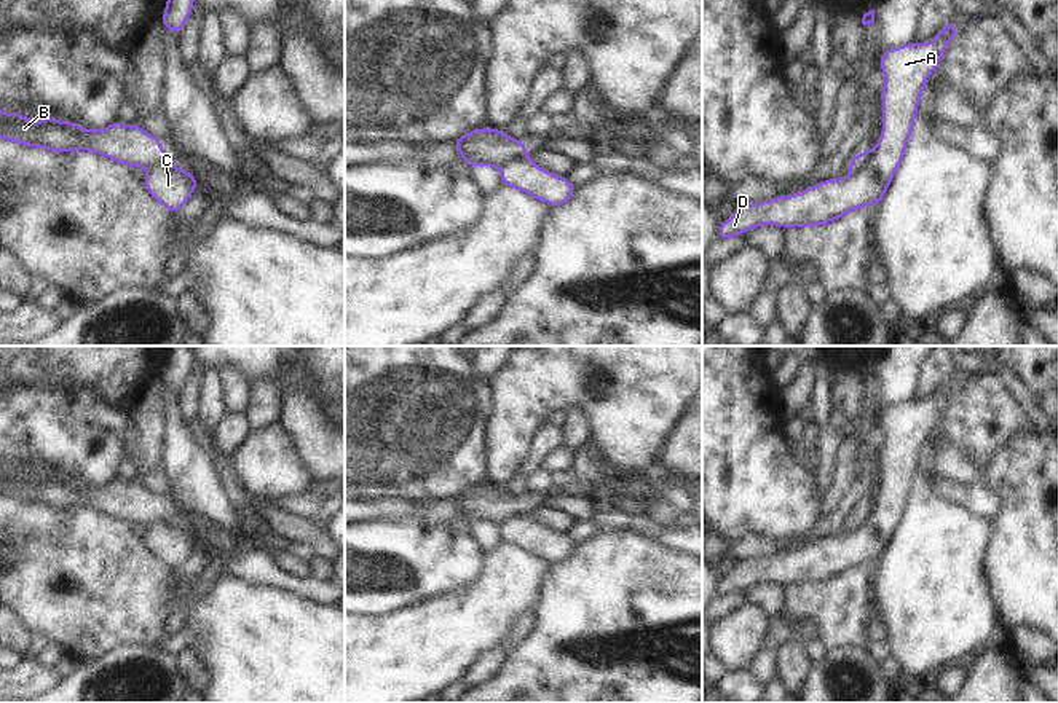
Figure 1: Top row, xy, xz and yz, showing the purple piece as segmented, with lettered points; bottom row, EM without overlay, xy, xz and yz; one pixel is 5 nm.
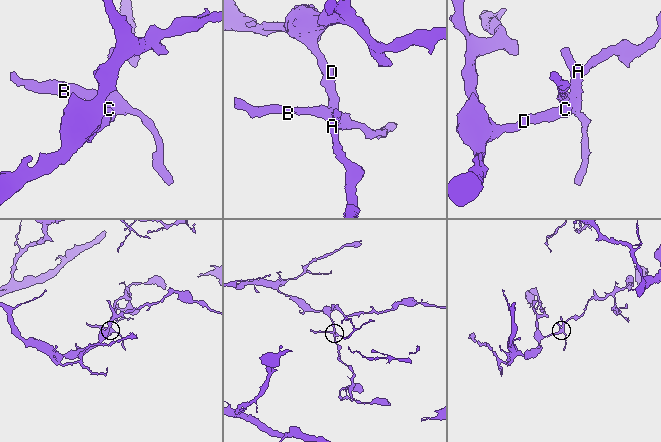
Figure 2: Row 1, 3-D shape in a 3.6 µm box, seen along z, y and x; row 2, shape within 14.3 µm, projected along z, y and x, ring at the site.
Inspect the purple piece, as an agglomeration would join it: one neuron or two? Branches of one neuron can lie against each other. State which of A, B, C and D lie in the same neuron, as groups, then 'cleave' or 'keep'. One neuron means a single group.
groups A C D / B; cleave

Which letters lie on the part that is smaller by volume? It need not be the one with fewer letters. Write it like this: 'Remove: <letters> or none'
Remove: B

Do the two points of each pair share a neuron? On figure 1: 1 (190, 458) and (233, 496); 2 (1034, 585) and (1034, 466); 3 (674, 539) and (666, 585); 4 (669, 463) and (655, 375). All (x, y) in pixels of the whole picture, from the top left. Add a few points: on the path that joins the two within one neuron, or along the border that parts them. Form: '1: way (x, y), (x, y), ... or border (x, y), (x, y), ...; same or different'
1: border (213, 455), (213, 469), (219, 486), (233, 510); different
2: way (1034, 555), (1034, 496); same
3: border (639, 533), (685, 553); different
4: border (685, 412), (664, 443); different

